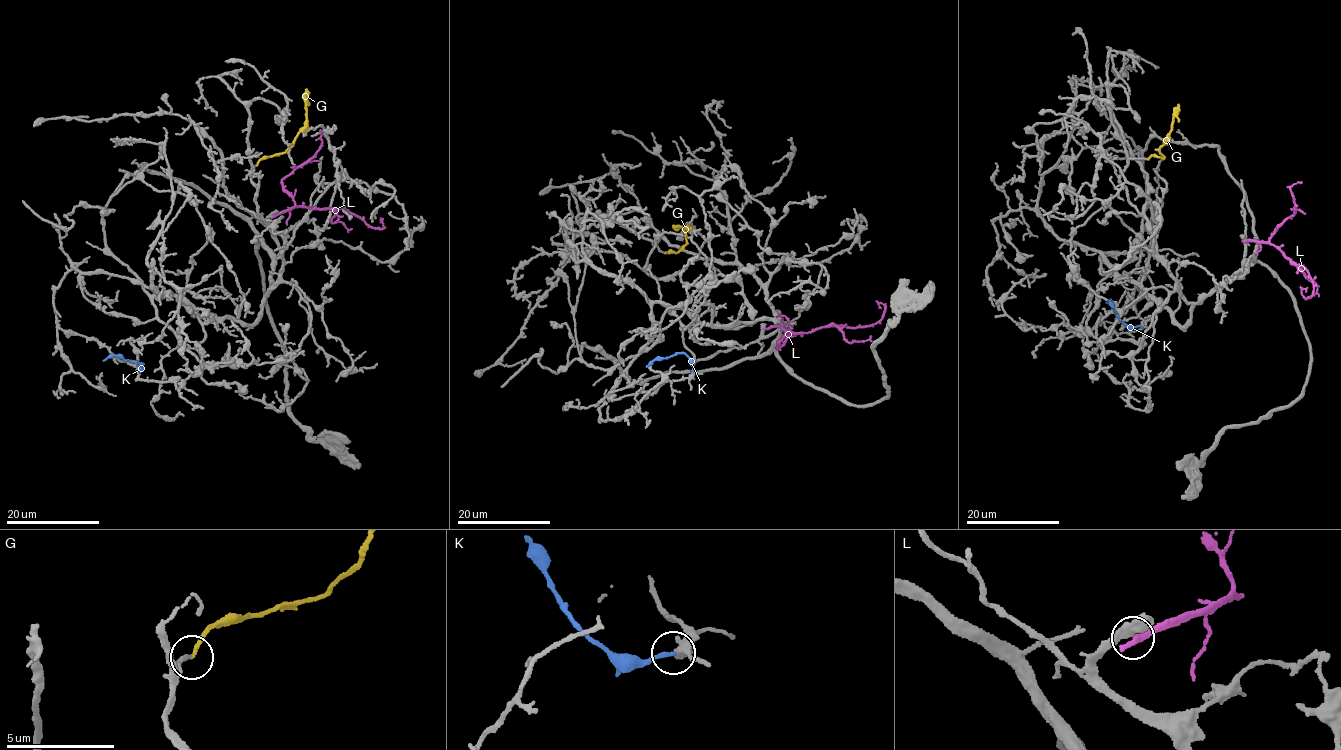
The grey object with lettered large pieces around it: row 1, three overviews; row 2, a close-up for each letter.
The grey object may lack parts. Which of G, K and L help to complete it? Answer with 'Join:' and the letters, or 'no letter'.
Join: G

